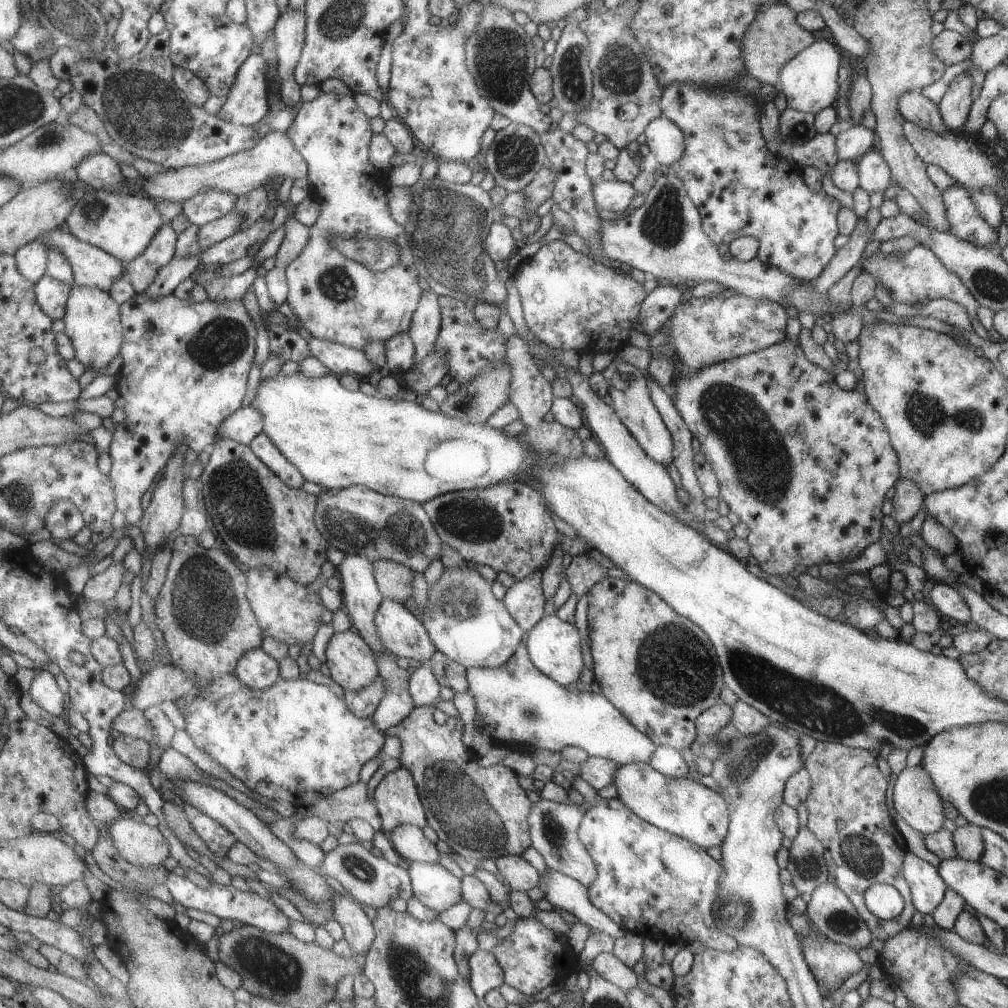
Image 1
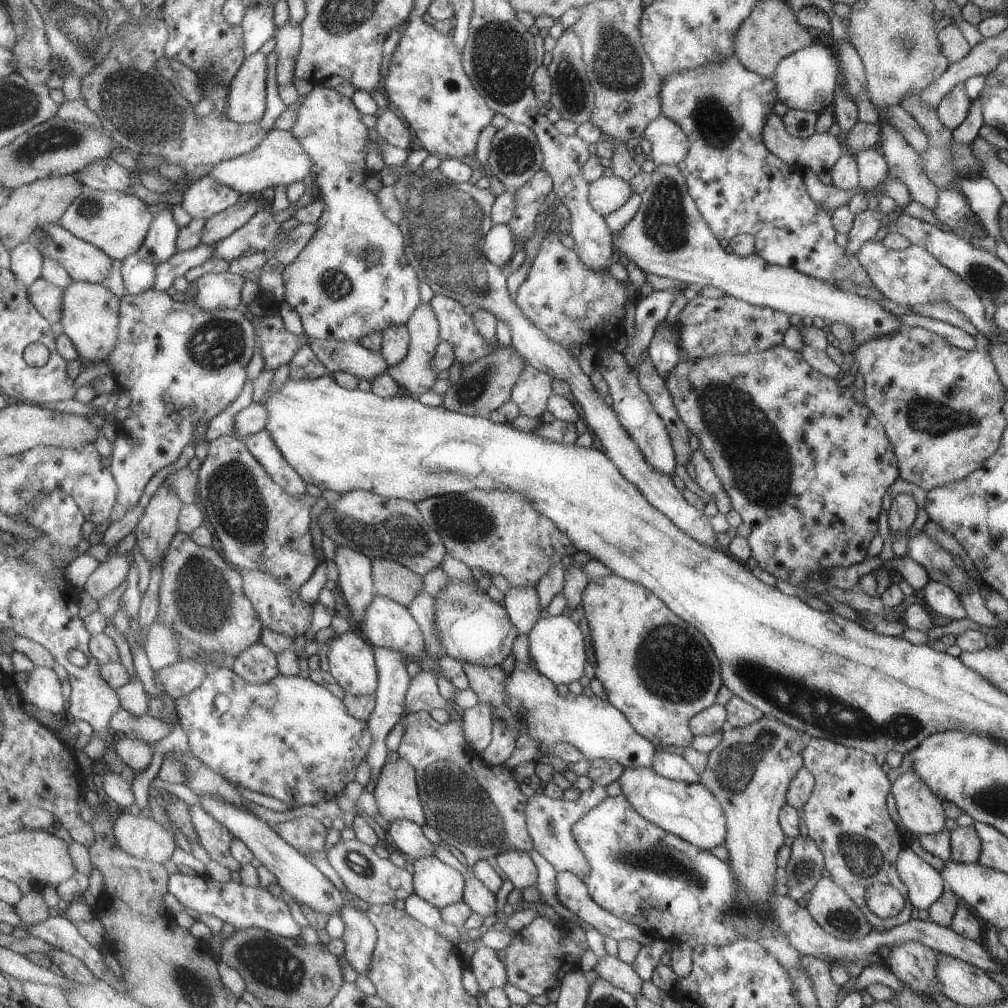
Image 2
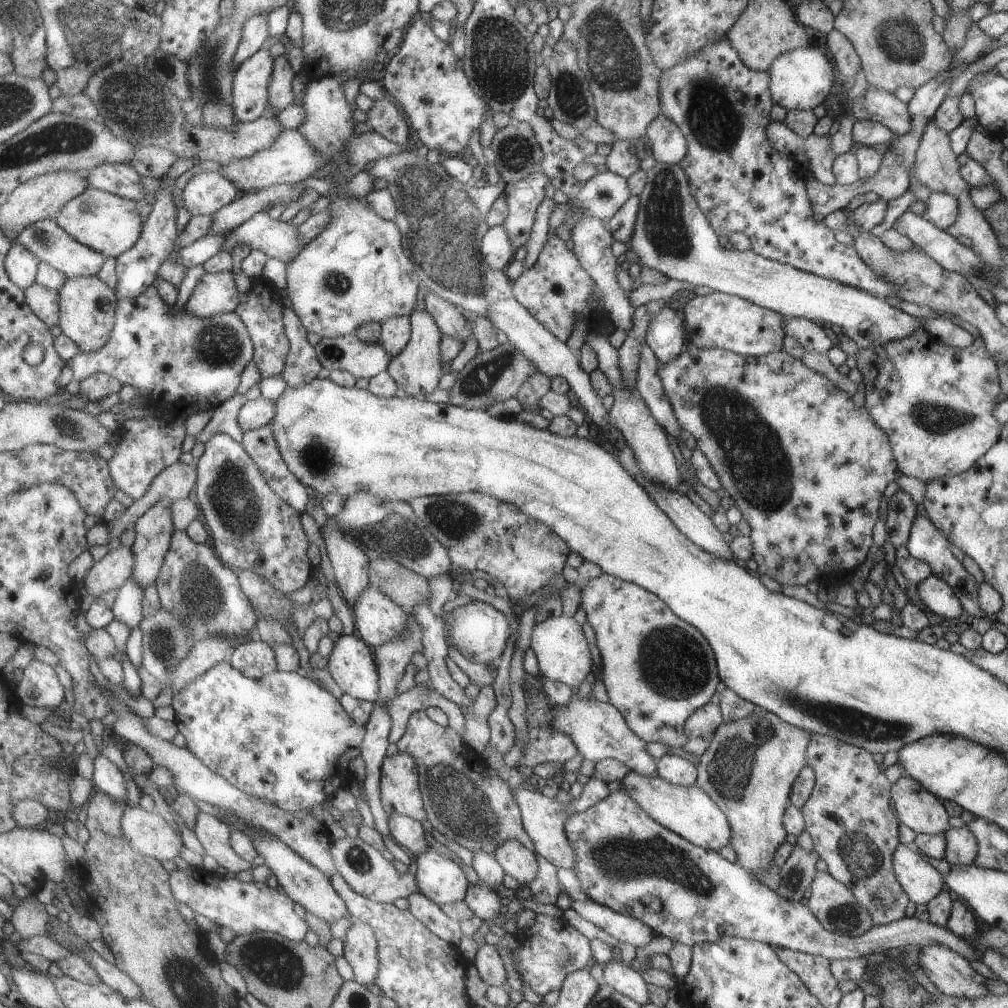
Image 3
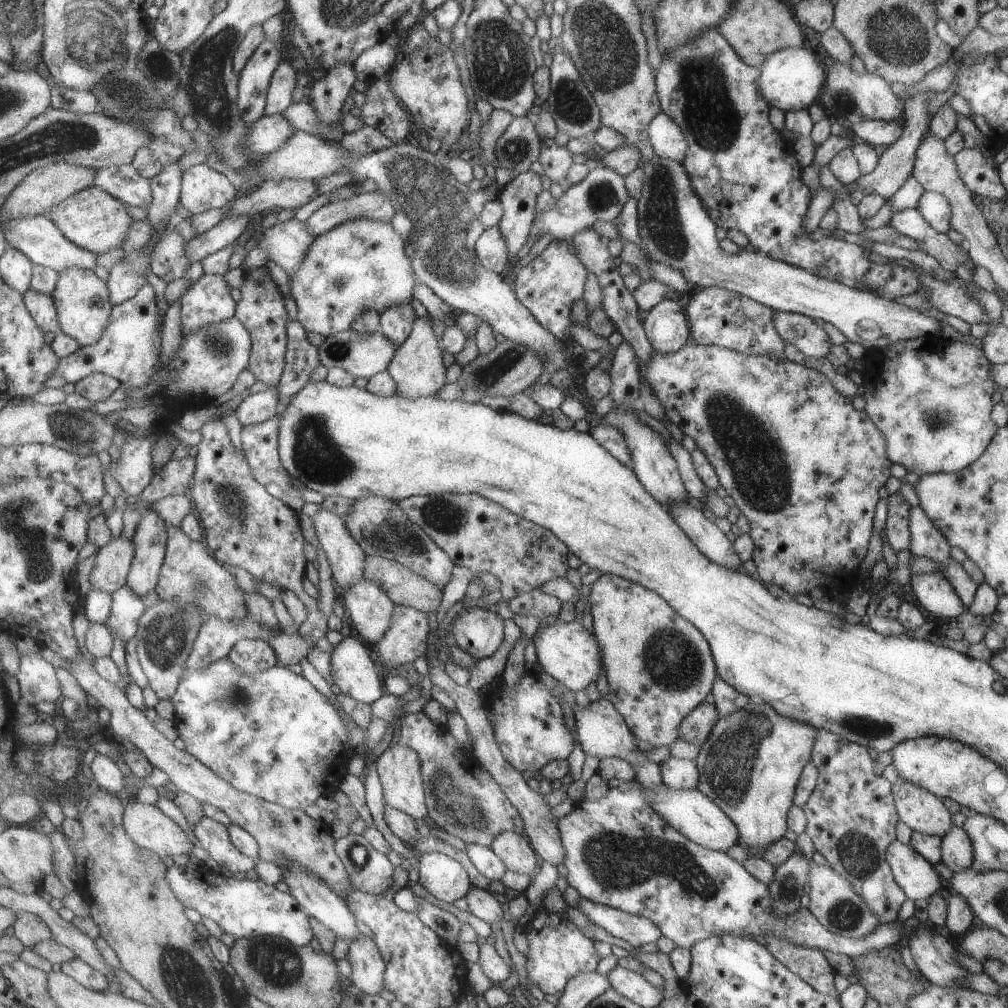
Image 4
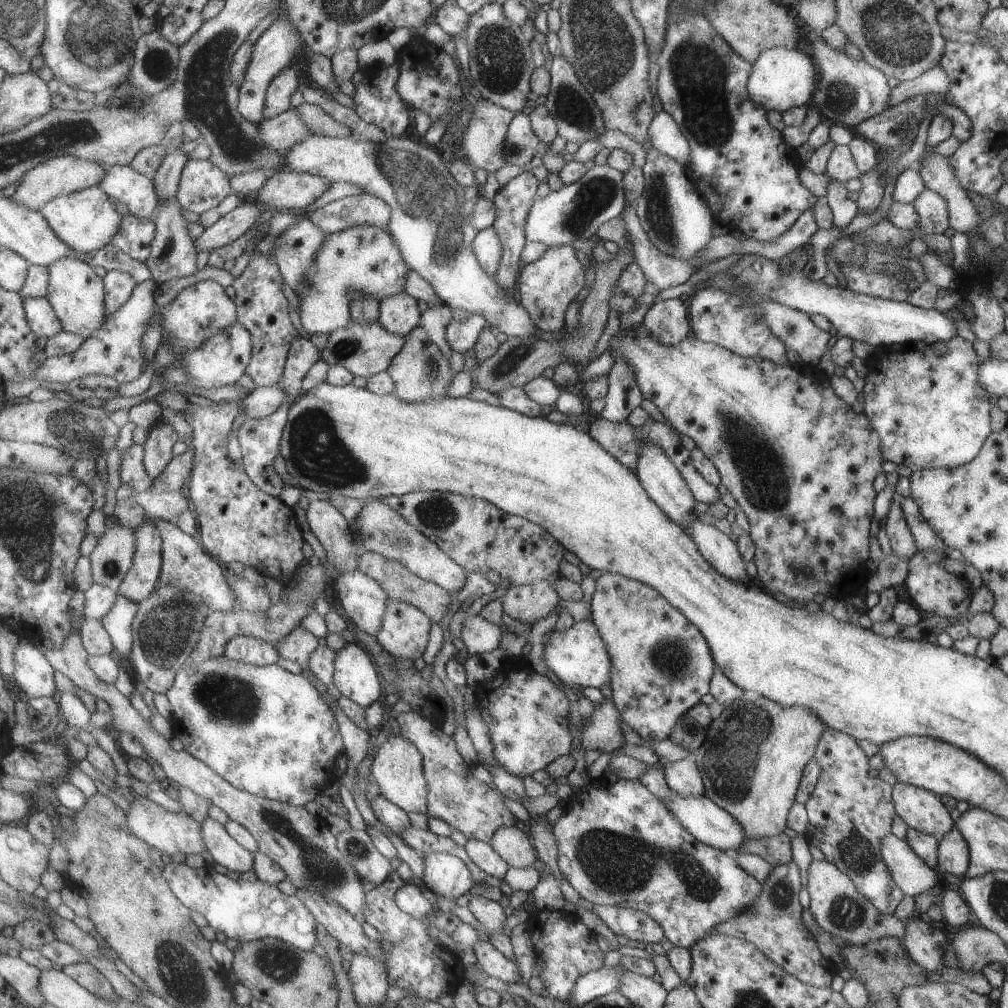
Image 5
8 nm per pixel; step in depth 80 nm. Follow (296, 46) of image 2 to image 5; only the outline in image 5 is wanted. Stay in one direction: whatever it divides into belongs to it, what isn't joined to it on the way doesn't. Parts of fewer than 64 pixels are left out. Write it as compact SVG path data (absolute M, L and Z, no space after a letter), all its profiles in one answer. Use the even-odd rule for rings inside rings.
M290 67L280 72L267 90L264 118L270 119L292 108L293 92L299 88L299 72Z

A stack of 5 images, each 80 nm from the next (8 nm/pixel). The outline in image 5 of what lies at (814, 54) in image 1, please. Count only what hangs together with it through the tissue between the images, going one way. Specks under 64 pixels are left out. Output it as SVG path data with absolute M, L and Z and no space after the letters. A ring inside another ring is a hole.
M773 47L763 52L752 64L746 89L749 98L769 110L780 113L798 106L807 107L816 87L816 66L814 60L797 49Z

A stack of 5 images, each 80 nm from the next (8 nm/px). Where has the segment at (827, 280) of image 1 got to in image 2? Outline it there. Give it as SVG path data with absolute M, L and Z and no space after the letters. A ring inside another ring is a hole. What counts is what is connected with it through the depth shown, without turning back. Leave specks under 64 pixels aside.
M865 209L854 215L851 230L847 233L848 243L844 247L846 254L851 257L855 256L863 243L872 240L877 229L882 226L883 218L883 214L878 210L871 212Z

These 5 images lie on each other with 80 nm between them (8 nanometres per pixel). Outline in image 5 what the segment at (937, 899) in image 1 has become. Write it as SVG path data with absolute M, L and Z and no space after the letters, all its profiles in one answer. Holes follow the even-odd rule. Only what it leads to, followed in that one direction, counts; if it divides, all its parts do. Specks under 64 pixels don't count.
M892 833L881 839L880 852L893 882L905 896L913 898L929 892L937 884L936 870L928 867L904 840Z

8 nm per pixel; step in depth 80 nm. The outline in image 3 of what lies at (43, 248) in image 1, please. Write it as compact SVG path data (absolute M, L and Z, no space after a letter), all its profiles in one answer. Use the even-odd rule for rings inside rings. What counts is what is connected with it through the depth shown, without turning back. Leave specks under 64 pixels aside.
M15 243L8 254L6 268L9 276L21 287L29 288L37 280L41 260L23 243Z

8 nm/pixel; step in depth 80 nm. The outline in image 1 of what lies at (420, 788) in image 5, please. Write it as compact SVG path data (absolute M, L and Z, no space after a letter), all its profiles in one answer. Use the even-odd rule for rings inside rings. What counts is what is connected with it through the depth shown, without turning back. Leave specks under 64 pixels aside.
M403 766L387 774L375 788L373 799L388 836L404 824L425 828L428 814L413 773Z

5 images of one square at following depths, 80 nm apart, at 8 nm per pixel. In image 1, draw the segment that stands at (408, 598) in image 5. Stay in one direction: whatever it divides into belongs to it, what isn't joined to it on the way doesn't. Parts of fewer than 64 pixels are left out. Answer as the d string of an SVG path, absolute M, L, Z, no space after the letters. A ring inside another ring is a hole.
M391 559L374 562L377 582L384 598L404 602L414 596L414 570Z

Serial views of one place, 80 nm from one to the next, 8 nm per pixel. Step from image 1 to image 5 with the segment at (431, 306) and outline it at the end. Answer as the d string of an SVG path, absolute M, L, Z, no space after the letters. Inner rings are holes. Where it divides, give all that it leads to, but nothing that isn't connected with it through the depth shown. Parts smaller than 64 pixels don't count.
M421 324L415 327L406 338L401 352L393 359L388 368L396 384L396 395L407 402L419 402L427 400L429 397L445 395L451 380L453 380L453 370L451 362L443 354L438 344L435 344L425 327Z

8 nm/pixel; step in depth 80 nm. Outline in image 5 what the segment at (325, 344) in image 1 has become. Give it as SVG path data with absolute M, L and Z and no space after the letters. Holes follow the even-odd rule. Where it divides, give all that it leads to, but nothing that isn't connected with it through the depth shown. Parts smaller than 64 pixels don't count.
M351 320L344 329L337 329L330 334L329 342L322 348L322 358L329 365L341 365L353 371L355 376L364 376L365 379L387 371L393 359L401 352L407 337L391 334L386 331L380 322L356 323Z

